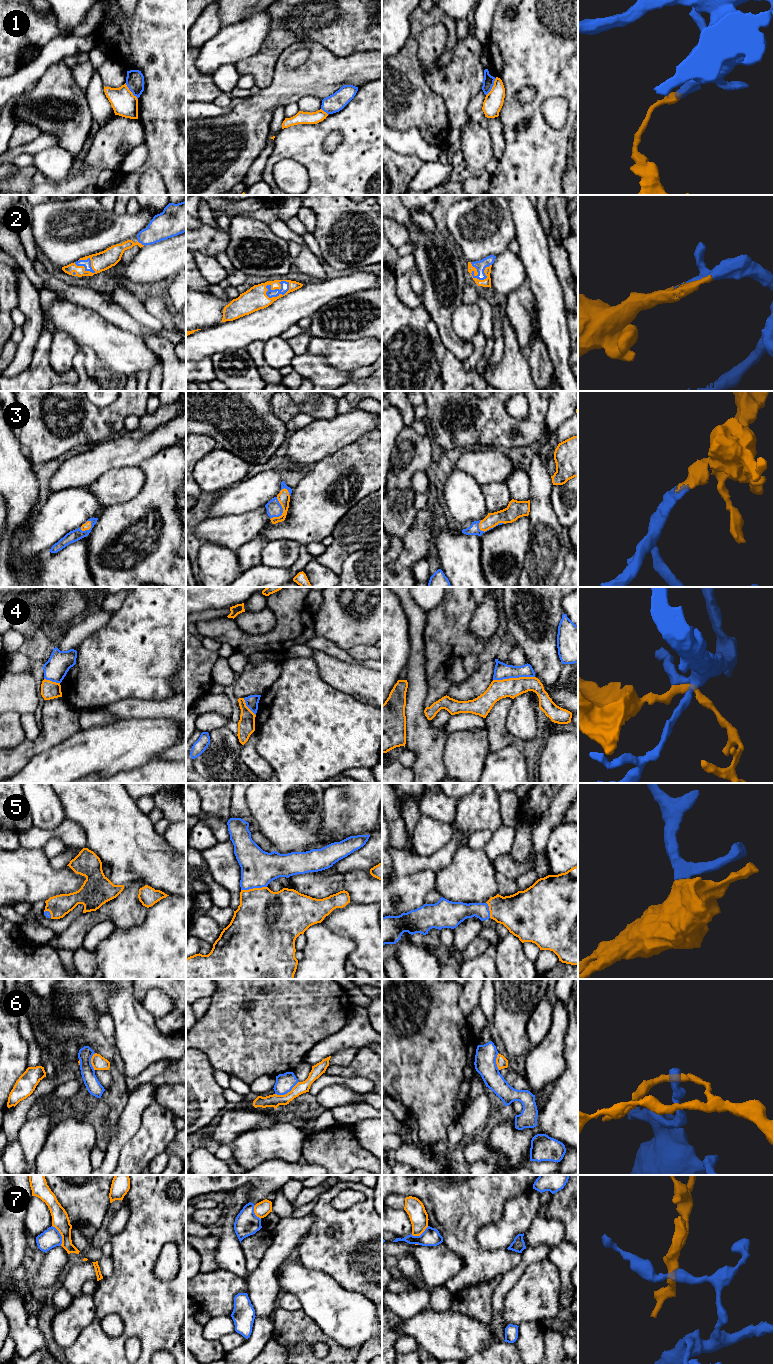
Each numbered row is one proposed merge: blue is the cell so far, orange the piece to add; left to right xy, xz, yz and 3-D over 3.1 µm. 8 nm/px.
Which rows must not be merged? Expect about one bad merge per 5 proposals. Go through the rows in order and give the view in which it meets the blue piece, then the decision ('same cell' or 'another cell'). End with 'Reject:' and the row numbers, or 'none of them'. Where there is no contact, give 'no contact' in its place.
1: xy | another cell
2: xz | same cell
3: yz | same cell
4: yz | another cell
5: xz | same cell
6: xz | another cell
7: xy | another cell
Reject: 1, 4, 6, 7

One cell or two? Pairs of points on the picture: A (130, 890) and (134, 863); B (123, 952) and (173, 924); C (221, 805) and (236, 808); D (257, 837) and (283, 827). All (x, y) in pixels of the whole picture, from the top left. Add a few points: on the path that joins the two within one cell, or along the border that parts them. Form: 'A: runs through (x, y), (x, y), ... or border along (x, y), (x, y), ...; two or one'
A: border along (145, 884), (140, 881), (131, 881), (124, 885); two
B: runs through (135, 952), (144, 952), (161, 935); one
C: border along (232, 793), (229, 817); two
D: border along (258, 829), (271, 843), (274, 850); two

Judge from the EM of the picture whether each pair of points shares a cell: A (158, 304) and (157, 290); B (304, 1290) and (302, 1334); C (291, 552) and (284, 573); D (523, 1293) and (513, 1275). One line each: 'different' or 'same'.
A: different
B: different
C: different
D: different

